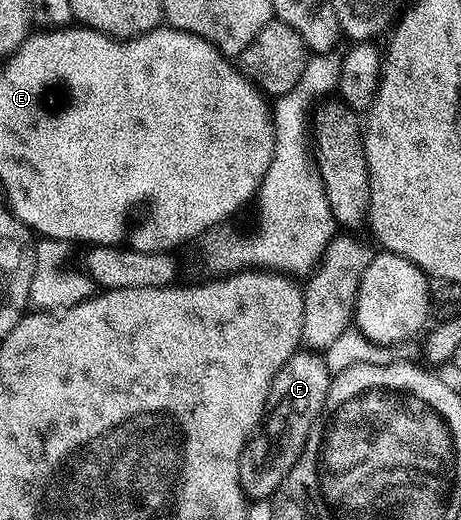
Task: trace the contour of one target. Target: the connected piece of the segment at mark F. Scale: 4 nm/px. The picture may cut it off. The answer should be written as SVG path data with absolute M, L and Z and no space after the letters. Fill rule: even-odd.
M309 350L294 352L292 358L284 362L280 374L276 374L274 385L271 386L266 399L266 415L262 418L261 427L278 428L278 445L274 445L268 437L262 436L263 434L255 434L242 451L240 486L242 493L251 501L270 500L292 470L292 466L296 466L310 431L316 427L316 421L323 415L331 379L332 374L325 359L319 353Z

